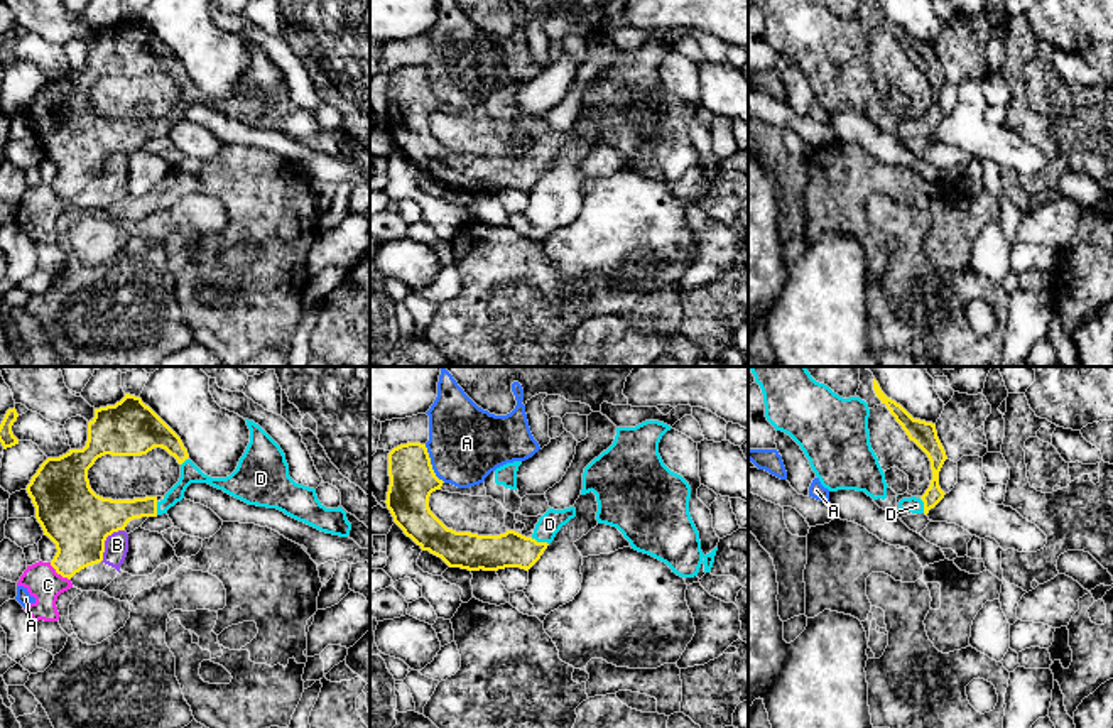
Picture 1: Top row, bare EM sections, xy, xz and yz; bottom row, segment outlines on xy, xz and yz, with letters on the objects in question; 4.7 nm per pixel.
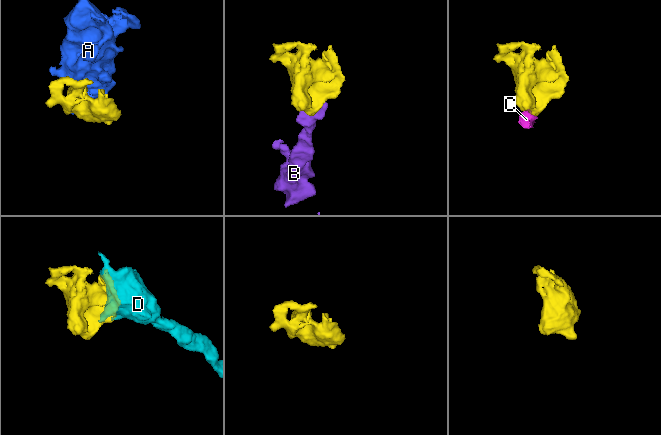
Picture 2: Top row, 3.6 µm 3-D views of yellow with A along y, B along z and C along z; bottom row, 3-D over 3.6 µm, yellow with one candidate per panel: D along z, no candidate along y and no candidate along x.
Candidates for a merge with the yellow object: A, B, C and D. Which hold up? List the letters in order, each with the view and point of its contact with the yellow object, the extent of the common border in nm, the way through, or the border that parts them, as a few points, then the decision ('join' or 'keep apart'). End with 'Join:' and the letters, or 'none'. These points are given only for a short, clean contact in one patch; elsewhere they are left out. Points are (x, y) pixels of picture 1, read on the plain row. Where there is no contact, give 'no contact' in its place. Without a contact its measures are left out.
A: meets yellow in xz at (431, 86); contact 200 nm long; keep apart
B: meets yellow in xy at (105, 161); contact 200 nm long; border along xy (124, 151), (114, 152), (107, 159), (100, 183); keep apart
C: meets yellow in xy at (59, 195); contact 130 nm long; border along xy (49, 184), (70, 201); keep apart
D: meets yellow in xz at (539, 164); contact 90 nm long; runs through xz (490, 174), (527, 173), (539, 164), (549, 146); join
Join: D

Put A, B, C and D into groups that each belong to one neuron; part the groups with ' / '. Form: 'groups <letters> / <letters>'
groups A B C / D

